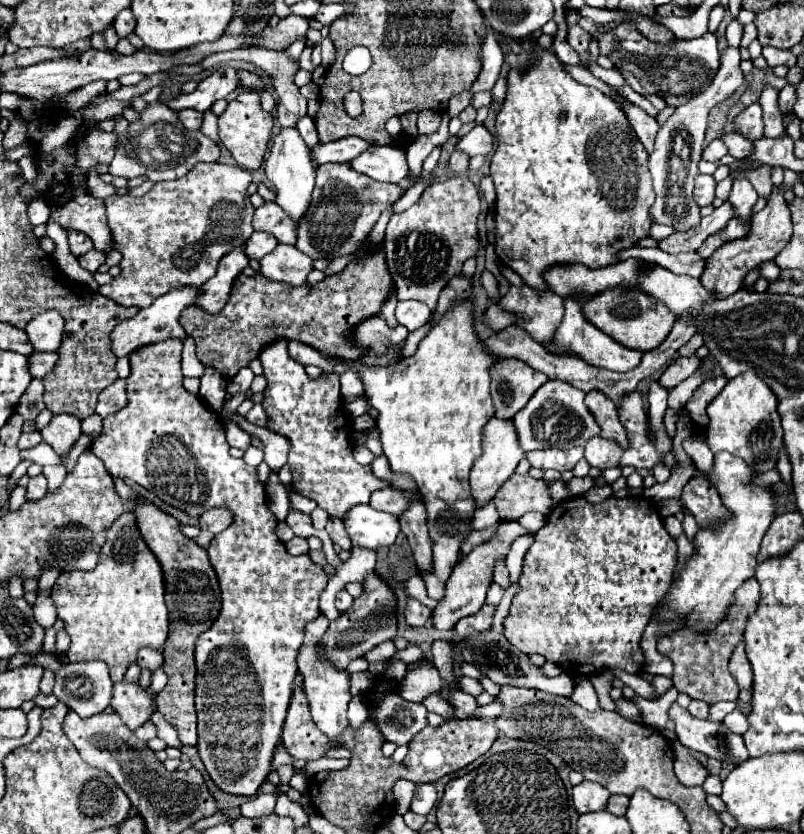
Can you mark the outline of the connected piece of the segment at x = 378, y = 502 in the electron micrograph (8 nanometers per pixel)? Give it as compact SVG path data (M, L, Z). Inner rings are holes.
M385 487L371 495L369 505L377 511L385 511L399 517L403 513L403 507L407 507L407 495L399 495L399 491L391 491L389 487Z

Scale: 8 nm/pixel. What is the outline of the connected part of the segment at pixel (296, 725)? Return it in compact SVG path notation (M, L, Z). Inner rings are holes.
M295 689L283 727L283 745L293 759L319 759L327 749L335 747L313 723L303 689Z

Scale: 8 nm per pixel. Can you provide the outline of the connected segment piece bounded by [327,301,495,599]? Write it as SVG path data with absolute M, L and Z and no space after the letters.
M469 301L461 305L453 305L441 321L429 331L429 335L419 343L415 355L385 367L373 367L359 361L327 357L335 365L343 365L345 369L355 371L365 387L365 395L369 403L379 411L377 427L381 431L383 453L391 463L391 471L395 475L411 475L417 483L421 499L427 509L427 527L433 543L433 569L417 571L425 581L427 595L431 599L443 597L443 583L449 579L453 567L459 561L461 545L467 535L473 531L471 521L475 513L475 499L469 487L469 471L475 459L481 455L481 431L485 423L493 417L495 409L489 395L489 365L495 357L487 355L481 347L481 341L473 333L473 307Z

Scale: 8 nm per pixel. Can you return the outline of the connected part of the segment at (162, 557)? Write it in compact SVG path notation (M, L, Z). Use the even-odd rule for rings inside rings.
M137 497L133 503L137 529L153 551L157 561L163 569L163 583L165 583L165 603L169 607L169 637L163 649L165 663L163 671L167 675L167 685L155 697L157 711L177 729L179 741L183 745L197 745L197 715L193 705L193 691L195 691L195 639L215 621L219 613L219 583L215 579L215 571L207 559L207 551L199 547L195 541L187 539L181 529L179 521L173 515L163 513L157 505L147 501L145 497Z

